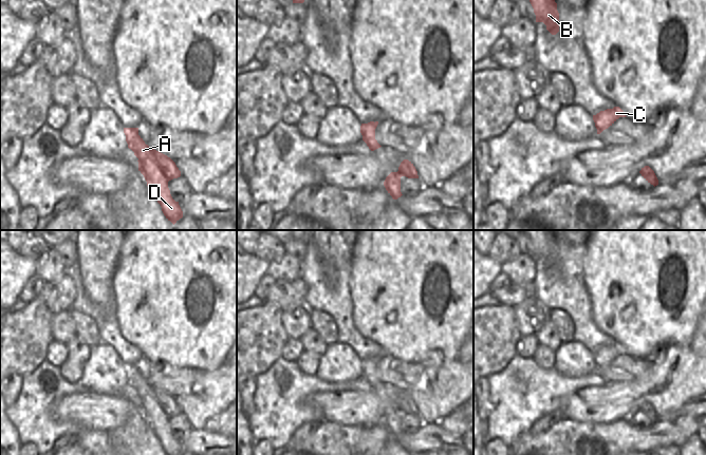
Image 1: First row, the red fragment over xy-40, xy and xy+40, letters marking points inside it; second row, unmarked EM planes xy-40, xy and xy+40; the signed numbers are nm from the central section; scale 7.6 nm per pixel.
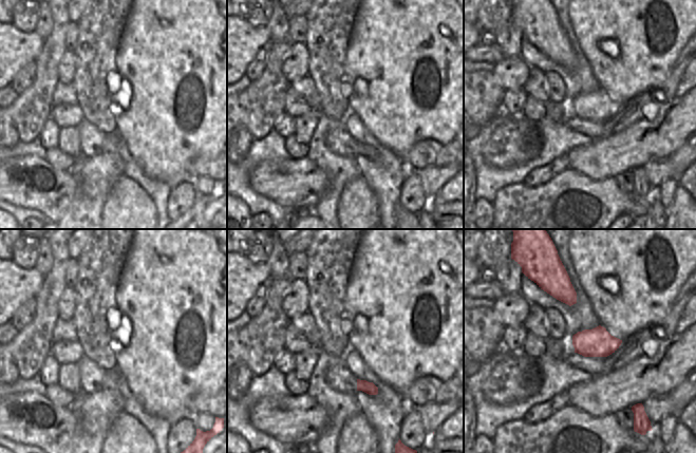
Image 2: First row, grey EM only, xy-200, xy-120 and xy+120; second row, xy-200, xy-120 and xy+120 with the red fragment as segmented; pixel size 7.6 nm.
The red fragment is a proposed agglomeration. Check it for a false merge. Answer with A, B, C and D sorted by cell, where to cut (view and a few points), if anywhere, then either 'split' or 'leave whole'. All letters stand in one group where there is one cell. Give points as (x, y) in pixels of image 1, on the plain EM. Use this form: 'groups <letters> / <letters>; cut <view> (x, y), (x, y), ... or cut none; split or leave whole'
groups A D / B C; cut xy (374, 359), (361, 362); split

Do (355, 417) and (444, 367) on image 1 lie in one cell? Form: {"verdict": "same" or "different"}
{"verdict": "same"}

